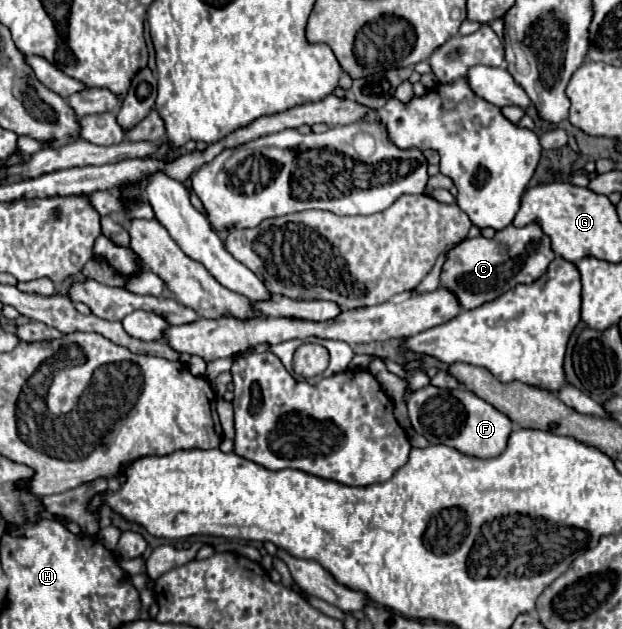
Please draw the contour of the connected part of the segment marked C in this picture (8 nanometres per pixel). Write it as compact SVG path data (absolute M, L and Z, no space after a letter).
M533 222L523 228L509 224L503 230L497 230L493 238L477 236L457 242L447 252L439 276L439 288L453 292L463 310L473 310L489 300L497 300L497 296L517 284L531 284L553 260L555 252L551 250L549 236L541 232L541 224Z

